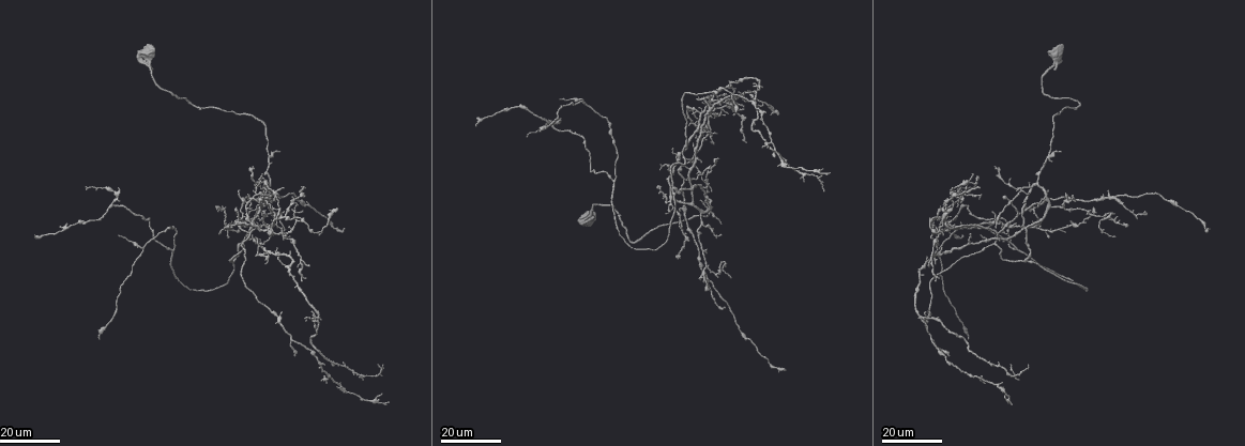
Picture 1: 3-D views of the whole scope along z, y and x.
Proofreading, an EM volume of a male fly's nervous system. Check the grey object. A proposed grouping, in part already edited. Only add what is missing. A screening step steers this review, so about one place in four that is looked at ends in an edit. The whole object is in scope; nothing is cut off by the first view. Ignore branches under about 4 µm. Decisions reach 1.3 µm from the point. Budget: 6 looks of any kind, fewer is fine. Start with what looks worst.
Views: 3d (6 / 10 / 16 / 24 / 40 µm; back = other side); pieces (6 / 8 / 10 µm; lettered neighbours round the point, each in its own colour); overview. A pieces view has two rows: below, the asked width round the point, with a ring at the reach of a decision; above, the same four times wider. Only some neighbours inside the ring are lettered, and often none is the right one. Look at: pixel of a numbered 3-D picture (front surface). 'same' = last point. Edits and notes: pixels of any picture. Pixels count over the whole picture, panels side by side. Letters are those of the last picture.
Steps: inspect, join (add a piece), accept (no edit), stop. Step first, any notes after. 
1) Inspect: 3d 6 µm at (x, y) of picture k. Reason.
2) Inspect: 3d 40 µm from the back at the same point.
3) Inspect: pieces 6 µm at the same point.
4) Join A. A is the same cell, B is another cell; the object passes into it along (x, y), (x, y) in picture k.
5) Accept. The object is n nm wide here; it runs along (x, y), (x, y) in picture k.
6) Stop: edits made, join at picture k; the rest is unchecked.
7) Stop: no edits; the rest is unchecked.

Inspect: 3d 24 µm at (309, 266) of picture 1.

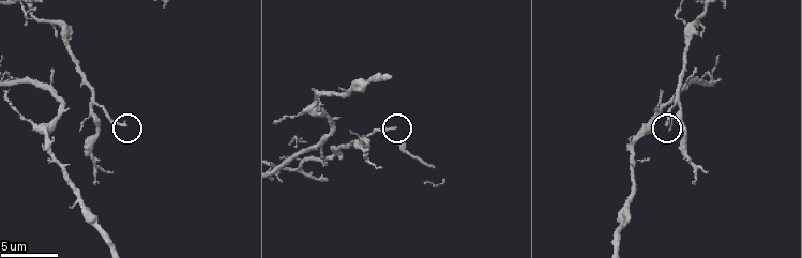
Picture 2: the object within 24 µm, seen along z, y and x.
Inspect: pieces 6 µm at (124, 126) of picture 2. See the neighbours.

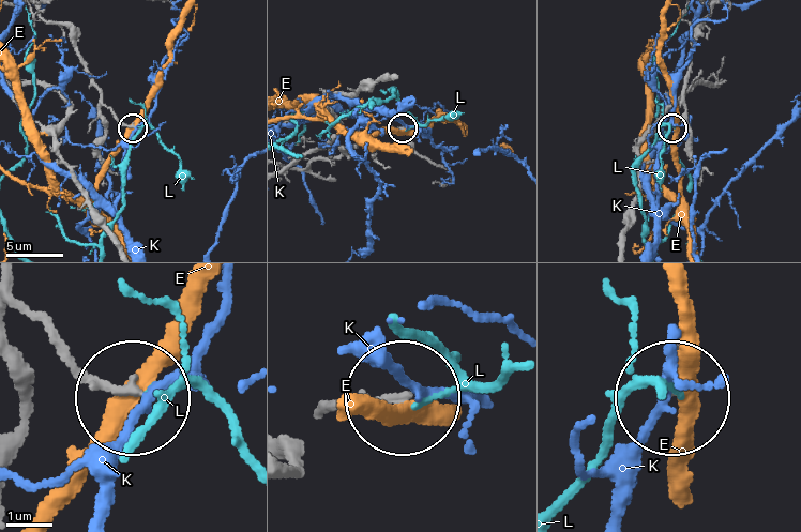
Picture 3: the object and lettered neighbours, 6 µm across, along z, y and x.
Accept. E, K and L are other cells; it runs along (329, 409), (394, 398) in picture 3; none of them fits.

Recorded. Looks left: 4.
Inspect: 3d 24 µm at (928, 311) of picture 1.

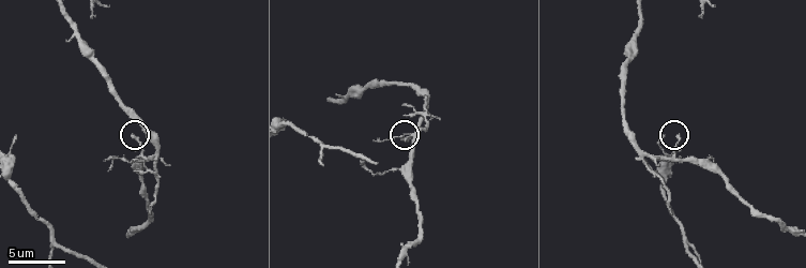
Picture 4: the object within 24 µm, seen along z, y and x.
Inspect: pieces 6 µm at (403, 140) of picture 4.

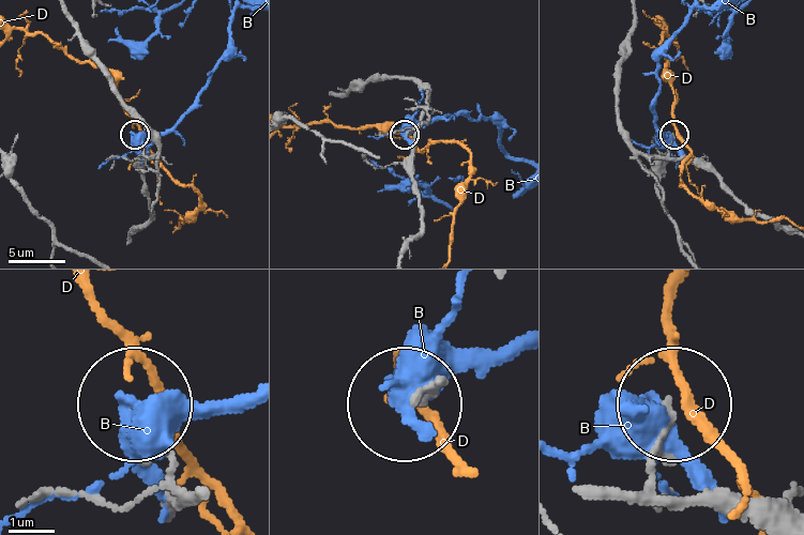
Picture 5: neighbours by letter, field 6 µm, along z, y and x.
Accept. B and D are other cells; no lettered piece goes on from it.

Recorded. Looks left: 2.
Inspect: 3d 16 µm at (786, 368) of picture 1. Long arm stops here.

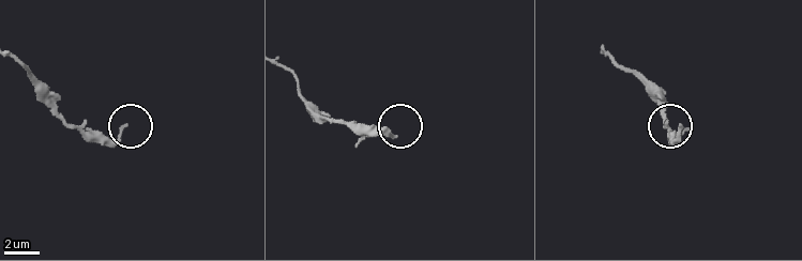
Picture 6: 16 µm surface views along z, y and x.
Inspect: pieces 10 µm at (123, 124) of picture 6. See the neighbours.

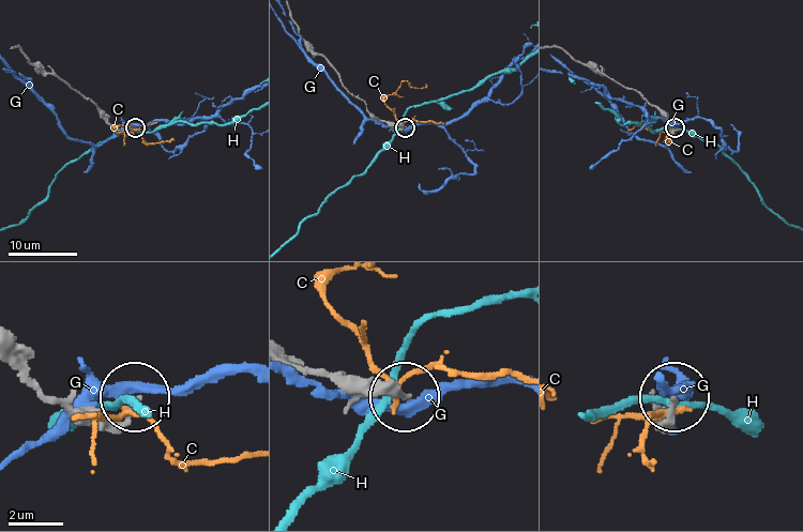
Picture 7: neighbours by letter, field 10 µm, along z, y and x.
Accept. C, G and H are other cells; it runs along (603, 73), (636, 91), (658, 111), (671, 133), (673, 127) in picture 7; no lettered piece goes on from it.

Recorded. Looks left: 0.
Stop: no edits; the rest is unchecked.

